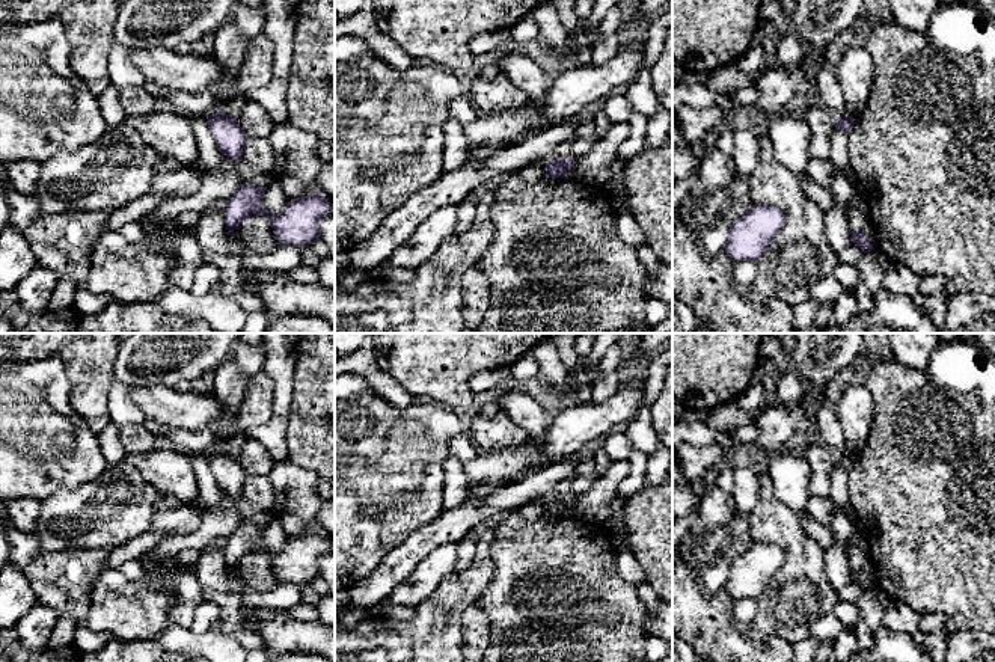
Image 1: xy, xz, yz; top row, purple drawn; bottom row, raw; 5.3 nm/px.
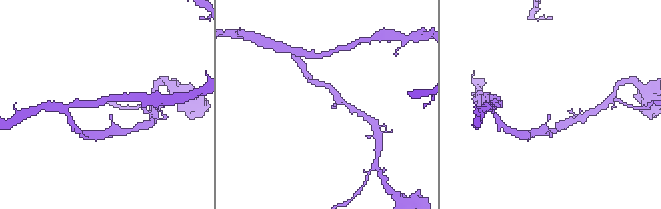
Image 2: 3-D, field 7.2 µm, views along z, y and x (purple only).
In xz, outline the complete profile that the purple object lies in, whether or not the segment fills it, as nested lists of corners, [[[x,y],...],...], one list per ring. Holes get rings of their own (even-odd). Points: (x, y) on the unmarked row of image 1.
[[[553,495],[546,499],[546,505],[544,505],[546,514],[550,514],[550,516],[570,514],[573,501],[574,498],[571,495],[567,495],[567,496]]]

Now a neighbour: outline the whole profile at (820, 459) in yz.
[[[811,437],[801,445],[801,451],[804,452],[808,464],[810,464],[810,484],[808,493],[810,496],[831,496],[831,475],[834,466],[837,463],[837,452],[826,445],[823,445],[816,437]]]

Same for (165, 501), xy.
[[[163,493],[157,501],[155,501],[155,508],[157,511],[160,510],[172,510],[172,508],[178,508],[182,505],[188,505],[184,504],[182,501],[179,501],[178,498],[172,496],[172,495],[166,495]]]

